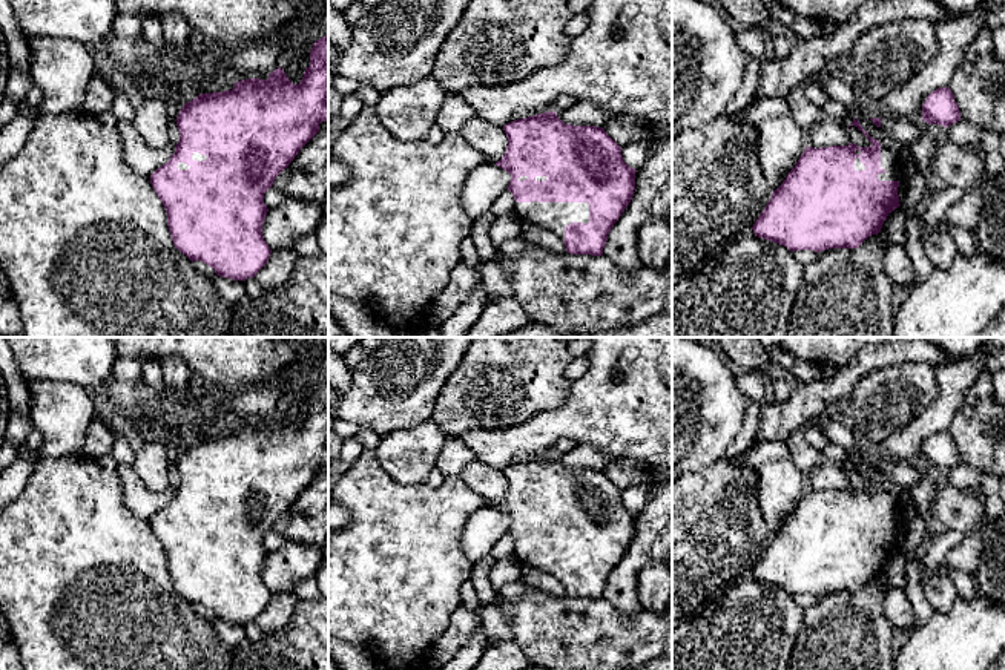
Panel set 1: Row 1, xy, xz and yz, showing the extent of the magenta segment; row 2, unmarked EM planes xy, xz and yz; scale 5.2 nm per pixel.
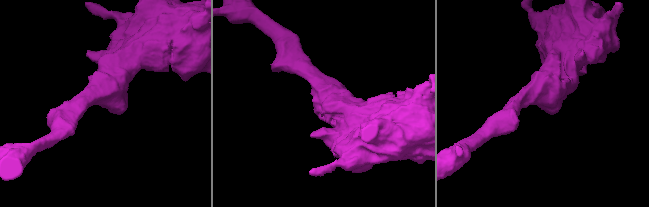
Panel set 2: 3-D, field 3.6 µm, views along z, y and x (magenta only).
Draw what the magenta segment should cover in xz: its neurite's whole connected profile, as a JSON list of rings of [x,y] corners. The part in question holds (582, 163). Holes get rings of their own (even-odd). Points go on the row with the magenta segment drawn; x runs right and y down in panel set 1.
[[[555,112],[511,121],[503,126],[506,152],[496,166],[511,175],[508,190],[514,196],[514,212],[523,221],[555,233],[571,255],[601,256],[608,235],[629,205],[635,190],[635,169],[621,156],[621,147],[595,126],[565,124]]]

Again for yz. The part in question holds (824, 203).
[[[853,118],[850,126],[856,126],[872,146],[807,146],[755,221],[755,236],[784,245],[790,251],[819,253],[829,248],[858,248],[868,236],[881,232],[887,216],[901,205],[898,187],[904,173],[895,153],[872,138],[858,120]]]

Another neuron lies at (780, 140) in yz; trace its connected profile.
[[[790,113],[767,118],[756,126],[758,163],[769,186],[776,190],[807,147],[807,133]]]

